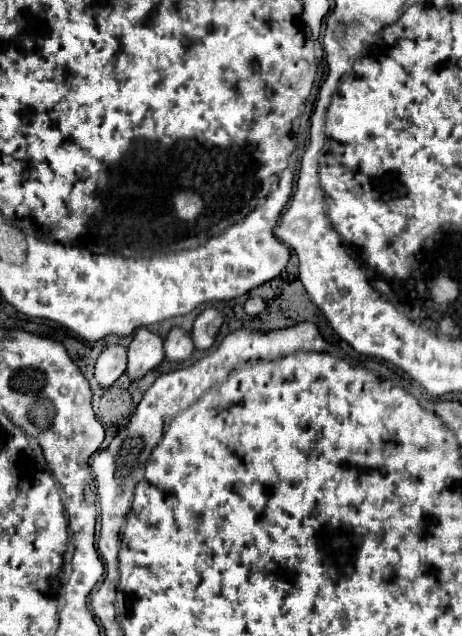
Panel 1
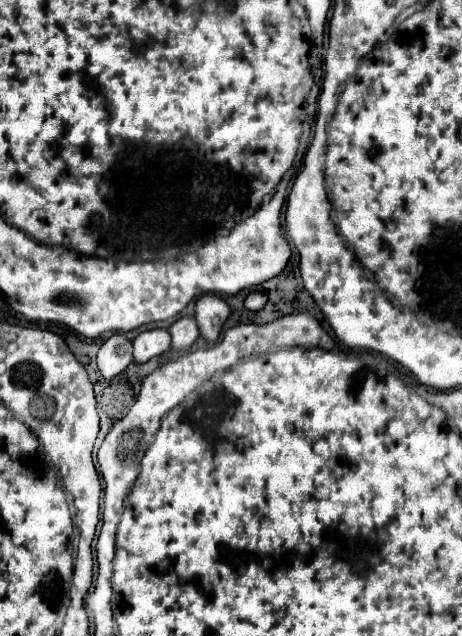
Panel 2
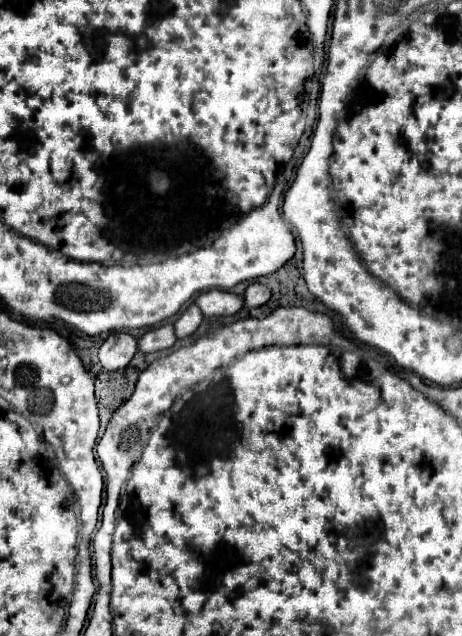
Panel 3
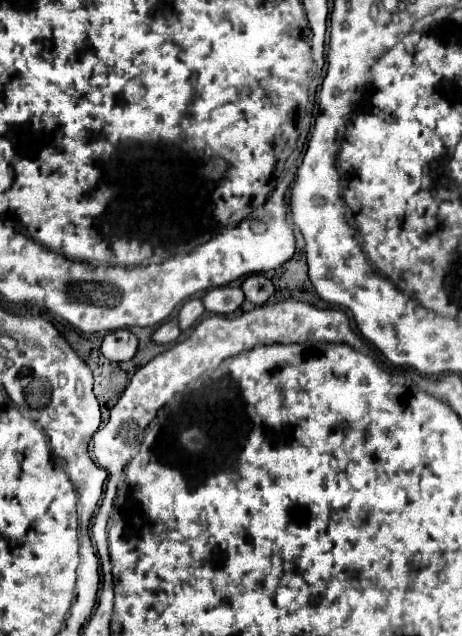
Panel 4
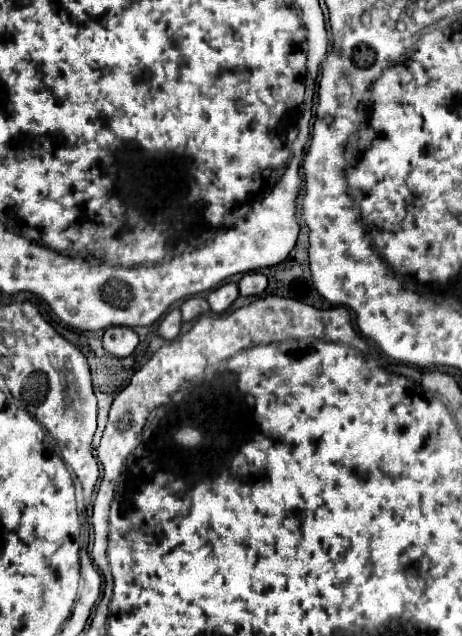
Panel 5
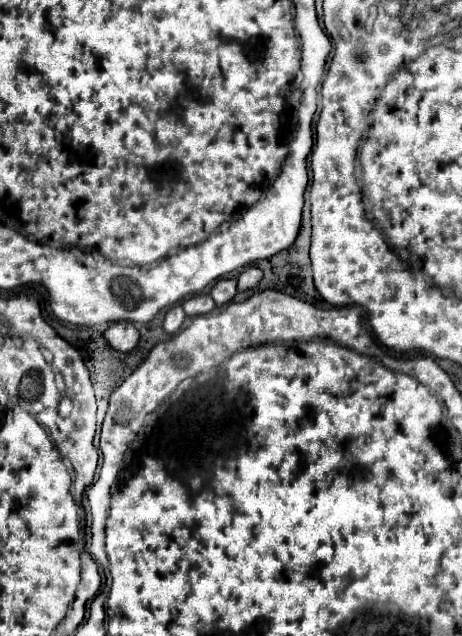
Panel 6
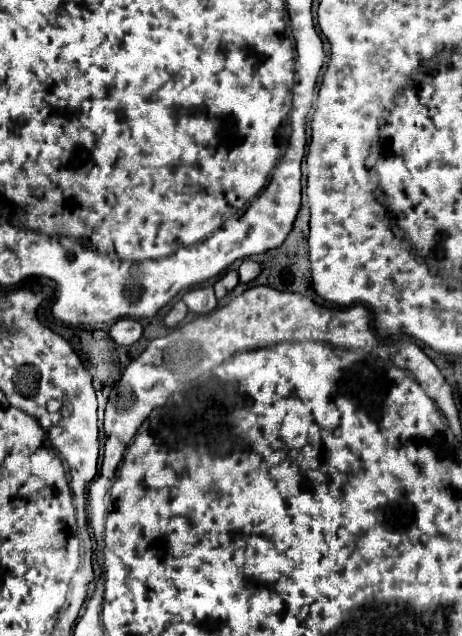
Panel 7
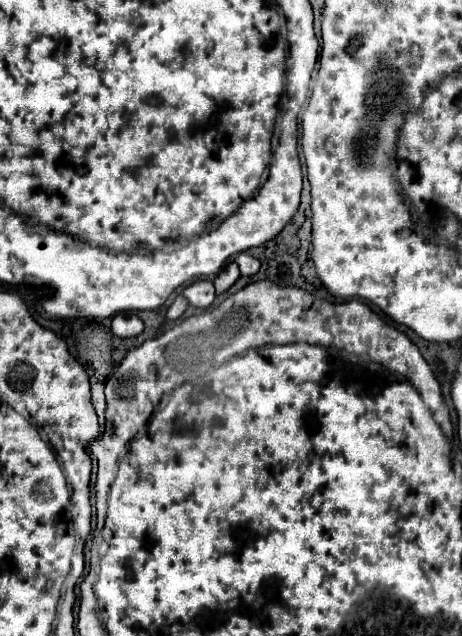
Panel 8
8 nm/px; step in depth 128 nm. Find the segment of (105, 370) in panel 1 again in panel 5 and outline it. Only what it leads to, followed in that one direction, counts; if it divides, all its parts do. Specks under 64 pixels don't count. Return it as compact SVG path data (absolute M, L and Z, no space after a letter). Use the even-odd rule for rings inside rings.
M112 326L104 332L104 350L126 358L134 352L134 348L138 346L138 334L132 328L124 328L124 326Z

